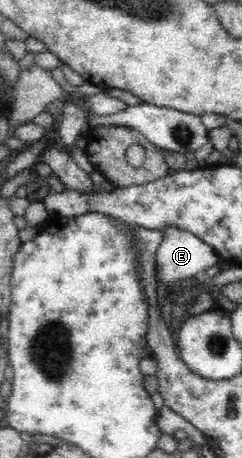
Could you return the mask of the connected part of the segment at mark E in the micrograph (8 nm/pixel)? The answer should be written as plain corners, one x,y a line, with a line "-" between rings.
165,229
161,247
156,252
156,283
171,288
177,282
199,278
221,260
217,253
196,235
181,229

